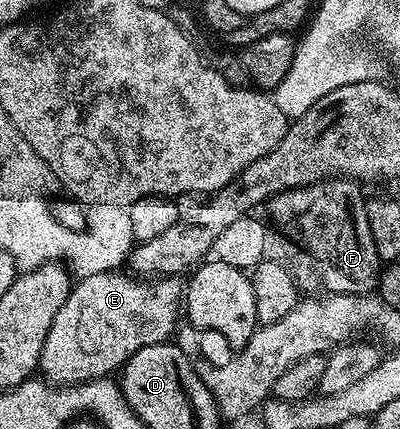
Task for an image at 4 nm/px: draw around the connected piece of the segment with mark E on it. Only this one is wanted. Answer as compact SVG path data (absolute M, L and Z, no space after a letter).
M125 271L80 278L70 288L63 307L59 307L59 315L55 315L51 331L47 331L39 366L44 380L56 386L84 385L86 381L97 381L100 377L116 374L129 362L131 355L135 355L135 351L168 342L179 325L177 312L180 314L183 309L183 285L179 282L171 277L142 279Z

